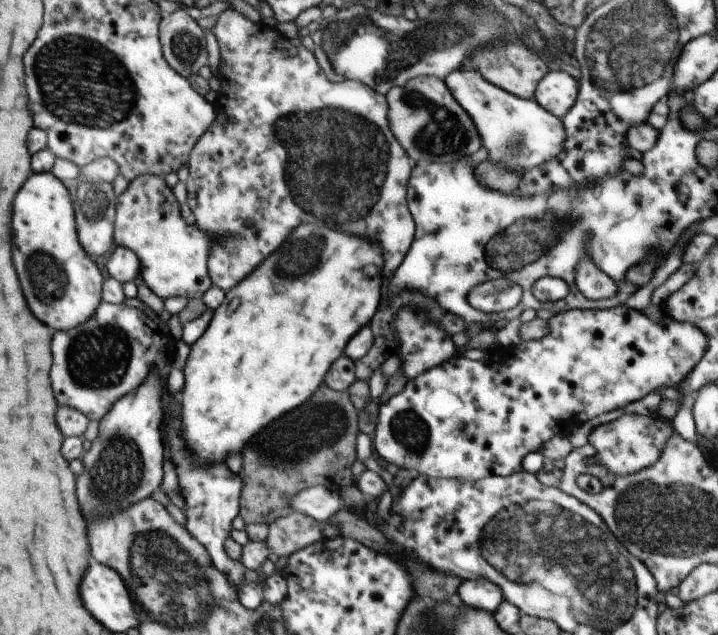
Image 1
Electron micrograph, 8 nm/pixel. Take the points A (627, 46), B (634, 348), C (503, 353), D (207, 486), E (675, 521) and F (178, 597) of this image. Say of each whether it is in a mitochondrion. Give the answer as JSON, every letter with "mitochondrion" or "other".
{"A":"mitochondrion","B":"other","C":"other","D":"other","E":"mitochondrion","F":"mitochondrion"}

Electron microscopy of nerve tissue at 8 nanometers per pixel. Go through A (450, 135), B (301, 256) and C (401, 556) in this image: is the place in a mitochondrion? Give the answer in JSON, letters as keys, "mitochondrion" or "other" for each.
{"A":"mitochondrion","B":"mitochondrion","C":"other"}

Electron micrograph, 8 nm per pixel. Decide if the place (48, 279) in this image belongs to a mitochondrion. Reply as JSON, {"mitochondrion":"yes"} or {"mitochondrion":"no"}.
{"mitochondrion":"yes"}

